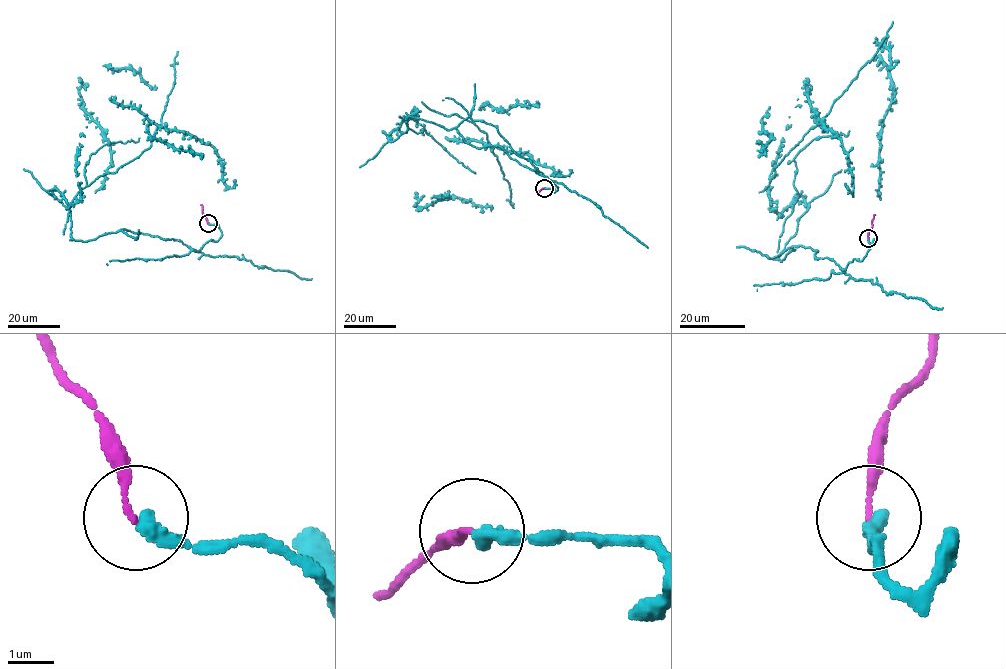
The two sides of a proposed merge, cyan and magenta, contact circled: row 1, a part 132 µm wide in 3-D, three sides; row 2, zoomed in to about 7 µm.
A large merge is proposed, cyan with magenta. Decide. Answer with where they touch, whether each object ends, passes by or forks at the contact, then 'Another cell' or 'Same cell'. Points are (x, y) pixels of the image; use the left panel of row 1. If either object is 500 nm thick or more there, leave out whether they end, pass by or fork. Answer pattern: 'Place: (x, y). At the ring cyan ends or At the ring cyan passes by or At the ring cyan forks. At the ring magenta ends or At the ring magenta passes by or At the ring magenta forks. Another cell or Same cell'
Place: (208, 223). At the ring cyan ends. At the ring magenta ends. Same cell

